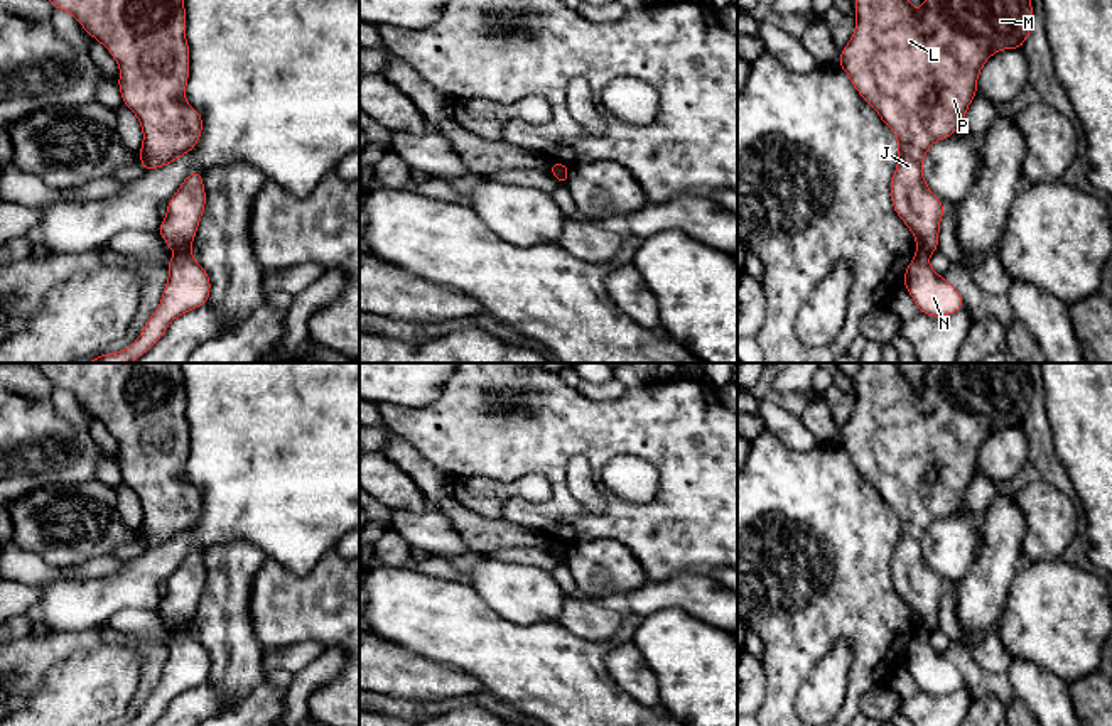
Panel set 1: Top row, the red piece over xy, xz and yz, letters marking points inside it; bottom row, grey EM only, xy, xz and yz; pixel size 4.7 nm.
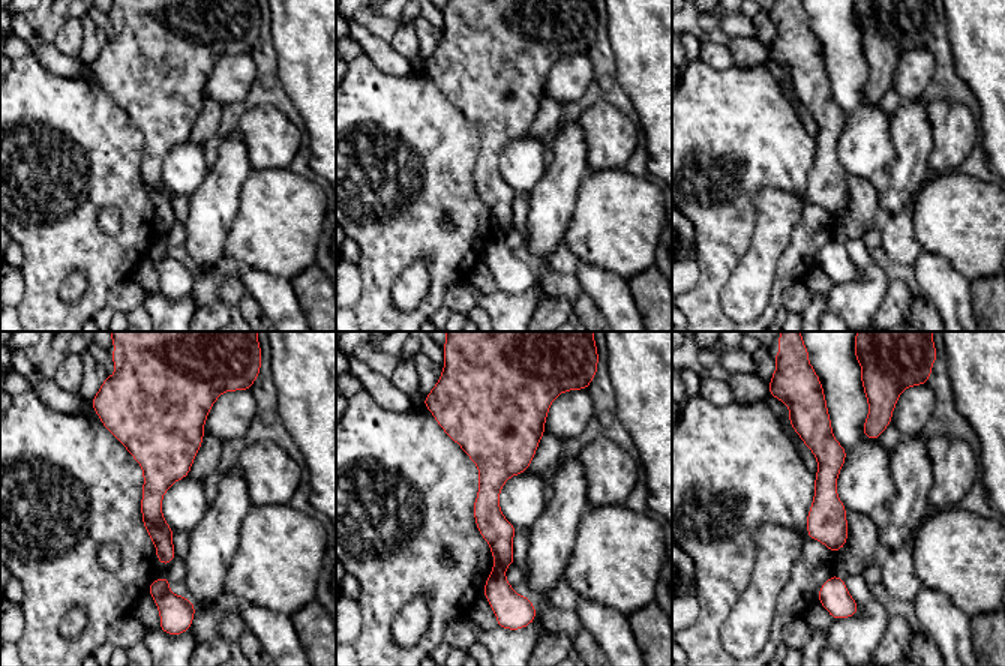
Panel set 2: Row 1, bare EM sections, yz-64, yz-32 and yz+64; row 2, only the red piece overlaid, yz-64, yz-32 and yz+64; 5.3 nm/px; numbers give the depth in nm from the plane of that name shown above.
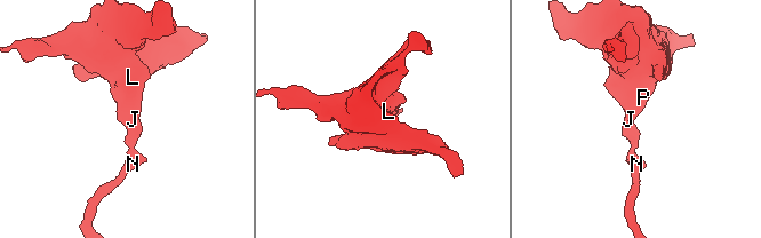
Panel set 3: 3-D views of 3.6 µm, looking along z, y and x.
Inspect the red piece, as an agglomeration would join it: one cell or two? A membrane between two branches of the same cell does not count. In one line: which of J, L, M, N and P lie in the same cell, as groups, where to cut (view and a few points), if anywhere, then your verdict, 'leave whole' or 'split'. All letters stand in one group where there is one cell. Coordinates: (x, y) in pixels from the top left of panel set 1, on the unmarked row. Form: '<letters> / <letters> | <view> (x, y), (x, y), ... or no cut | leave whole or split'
J L M P / N | xy (174, 627), (189, 628) | split

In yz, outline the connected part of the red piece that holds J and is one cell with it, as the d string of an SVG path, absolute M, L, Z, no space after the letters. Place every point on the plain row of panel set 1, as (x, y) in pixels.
M861 363L861 370L856 377L854 385L856 385L856 409L849 422L840 429L839 444L847 451L850 461L854 463L857 471L862 474L862 478L867 479L877 490L879 496L898 515L898 542L889 564L891 582L896 593L911 608L916 623L933 631L938 628L940 599L947 586L926 564L926 559L921 550L923 537L928 527L935 520L948 517L952 512L960 508L965 491L969 488L969 483L977 473L977 458L985 439L992 432L1002 427L1021 427L1026 415L1031 412L1031 407L1033 407L1031 400L1033 400L1034 390L1031 385L1029 365L1028 363L931 363L923 378L923 385L916 388L913 382L898 368L898 363Z

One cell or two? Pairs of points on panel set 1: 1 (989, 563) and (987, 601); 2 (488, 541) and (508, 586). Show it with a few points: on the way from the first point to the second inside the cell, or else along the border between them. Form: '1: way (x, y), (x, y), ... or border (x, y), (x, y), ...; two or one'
1: way (989, 573), (987, 591); one
2: border (478, 556), (488, 558); two

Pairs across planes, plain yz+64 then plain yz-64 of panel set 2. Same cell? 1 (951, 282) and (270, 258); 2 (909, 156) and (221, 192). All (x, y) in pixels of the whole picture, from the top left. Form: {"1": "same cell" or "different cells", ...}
{"1": "different cells", "2": "same cell"}

